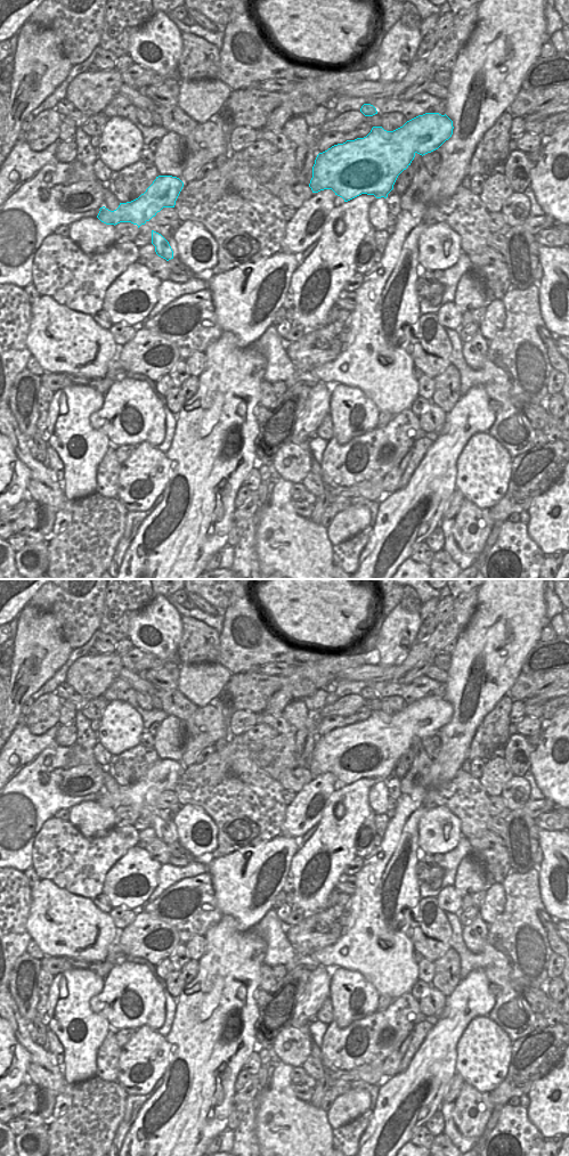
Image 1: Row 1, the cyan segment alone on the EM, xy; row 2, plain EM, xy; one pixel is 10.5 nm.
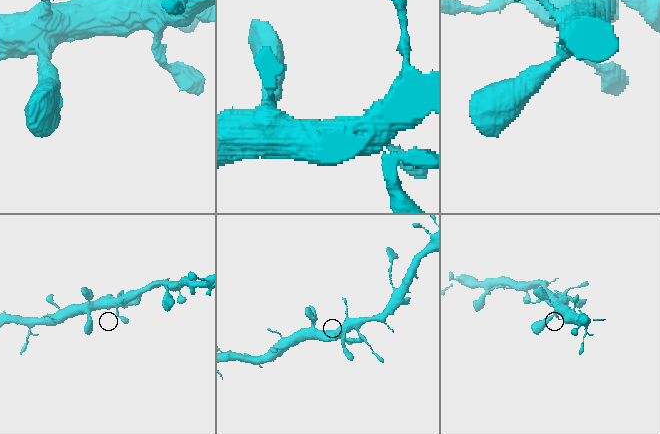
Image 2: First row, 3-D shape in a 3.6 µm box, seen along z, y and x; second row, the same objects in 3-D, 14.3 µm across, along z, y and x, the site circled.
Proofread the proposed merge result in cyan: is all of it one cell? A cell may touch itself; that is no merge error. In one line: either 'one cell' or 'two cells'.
one cell

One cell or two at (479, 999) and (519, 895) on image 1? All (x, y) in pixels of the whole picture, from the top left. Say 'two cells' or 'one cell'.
two cells

